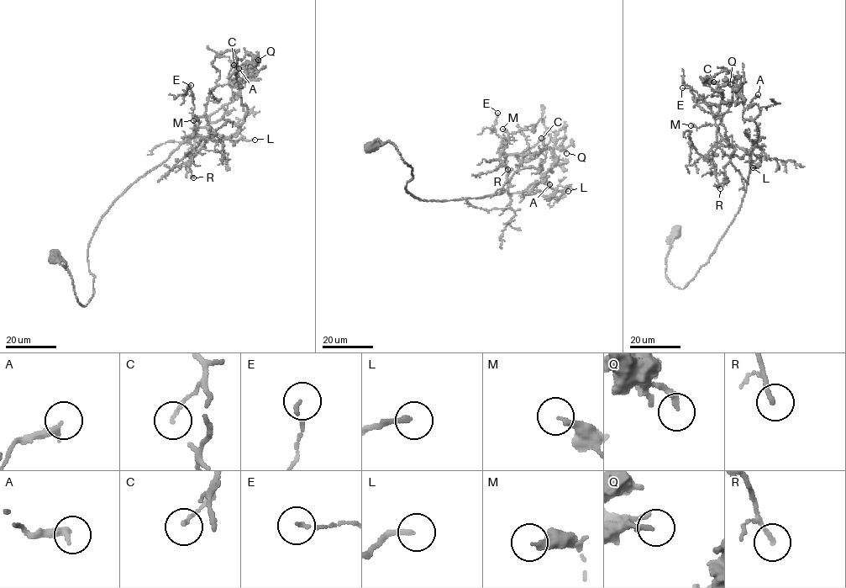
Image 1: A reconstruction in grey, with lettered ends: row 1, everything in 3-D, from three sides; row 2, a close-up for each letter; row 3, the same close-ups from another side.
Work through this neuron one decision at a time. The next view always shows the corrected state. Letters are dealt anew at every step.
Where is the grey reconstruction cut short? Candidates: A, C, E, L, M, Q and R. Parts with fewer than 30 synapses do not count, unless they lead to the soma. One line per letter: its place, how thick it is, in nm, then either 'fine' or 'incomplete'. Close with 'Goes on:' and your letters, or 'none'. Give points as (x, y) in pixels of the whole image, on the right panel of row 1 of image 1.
A: at (758, 94); 280 nm thick; fine
C: at (713, 82); 120 nm thick; fine
E: at (682, 87); 110 nm thick; fine
L: at (753, 167); 190 nm thick; fine
M: at (690, 125); 240 nm thick; fine
Q: at (730, 84); 180 nm thick; fine
R: at (720, 188); 170 nm thick; fine
Goes on: none

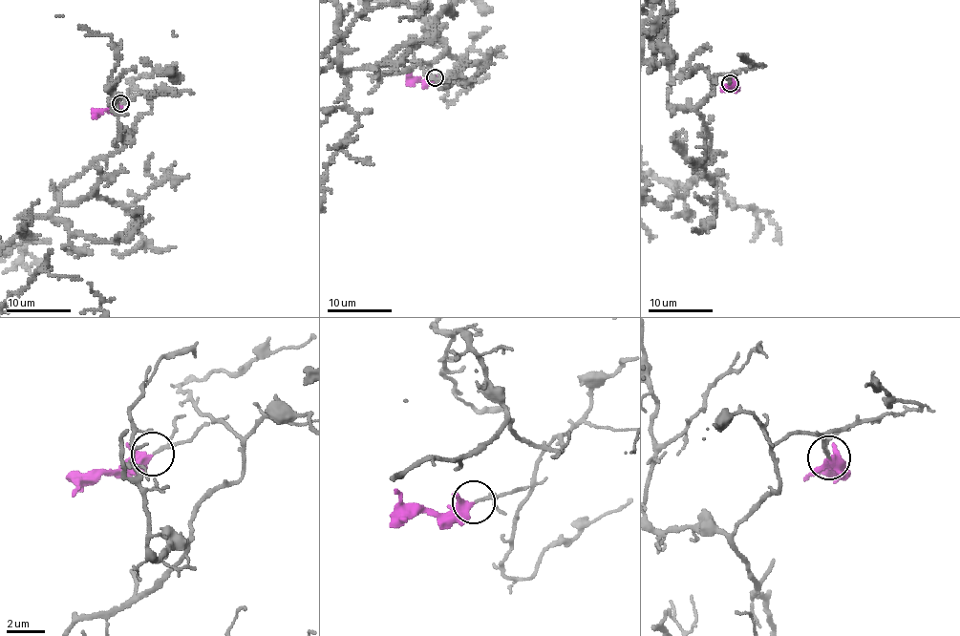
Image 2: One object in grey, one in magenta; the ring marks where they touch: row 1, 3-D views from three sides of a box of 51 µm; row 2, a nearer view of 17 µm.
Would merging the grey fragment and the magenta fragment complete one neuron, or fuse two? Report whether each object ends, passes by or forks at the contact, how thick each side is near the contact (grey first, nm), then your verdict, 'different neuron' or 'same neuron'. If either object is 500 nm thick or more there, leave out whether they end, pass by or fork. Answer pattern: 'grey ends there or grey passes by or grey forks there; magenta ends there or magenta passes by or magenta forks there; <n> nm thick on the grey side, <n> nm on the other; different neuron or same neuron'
grey passes by; magenta forks there; 100 nm thick on the grey side, 240 nm on the other; same neuron

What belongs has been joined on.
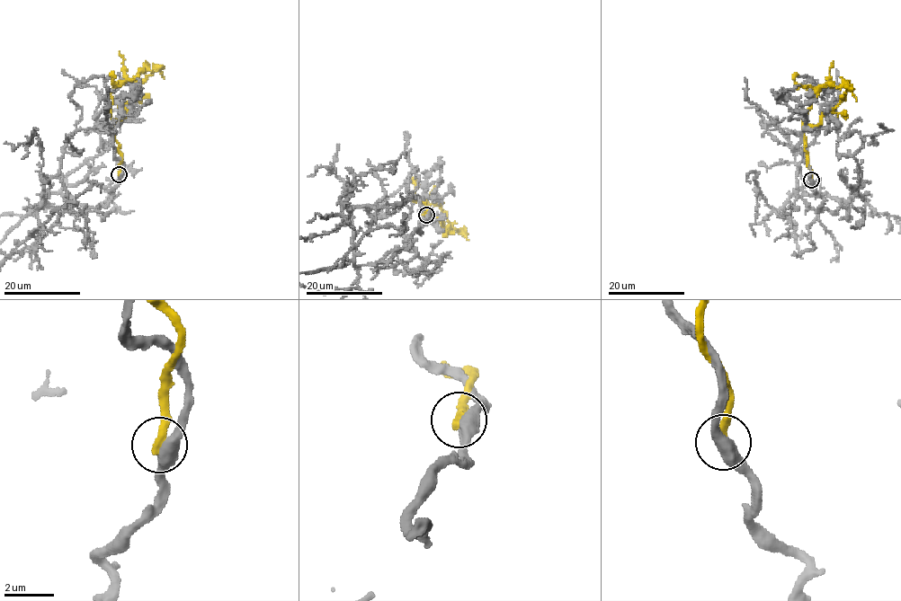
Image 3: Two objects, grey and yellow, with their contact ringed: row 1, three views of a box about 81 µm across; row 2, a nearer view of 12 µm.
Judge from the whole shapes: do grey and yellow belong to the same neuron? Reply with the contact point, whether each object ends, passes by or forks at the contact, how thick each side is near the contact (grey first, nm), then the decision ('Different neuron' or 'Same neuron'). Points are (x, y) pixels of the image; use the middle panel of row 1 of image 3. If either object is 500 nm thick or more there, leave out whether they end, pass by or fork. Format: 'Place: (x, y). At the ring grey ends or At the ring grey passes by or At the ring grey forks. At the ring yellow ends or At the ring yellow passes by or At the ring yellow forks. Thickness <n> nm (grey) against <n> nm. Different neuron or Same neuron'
Place: (426, 215). Thickness 500 nm (grey) against 380 nm. Different neuron

